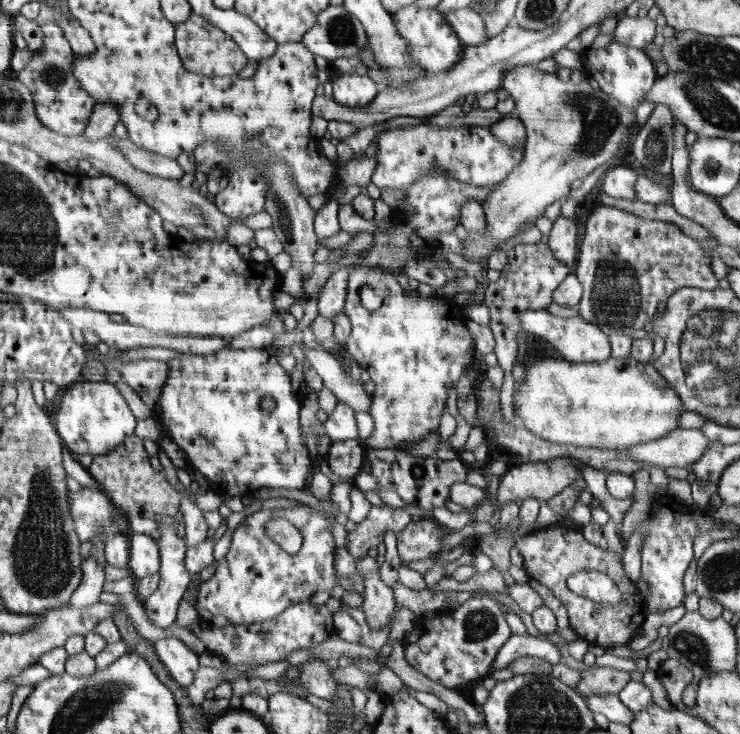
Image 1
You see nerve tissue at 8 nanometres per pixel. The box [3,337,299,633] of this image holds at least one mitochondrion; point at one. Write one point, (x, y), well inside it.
(40, 555)

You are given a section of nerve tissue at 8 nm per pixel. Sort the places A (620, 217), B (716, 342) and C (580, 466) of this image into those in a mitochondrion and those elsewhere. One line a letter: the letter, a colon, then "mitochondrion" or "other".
A: other
B: mitochondrion
C: other

